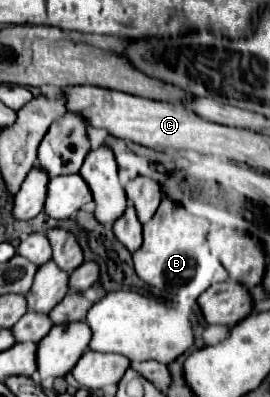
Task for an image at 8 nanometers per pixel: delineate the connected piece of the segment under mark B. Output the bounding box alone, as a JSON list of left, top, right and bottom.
[133,198,227,310]

